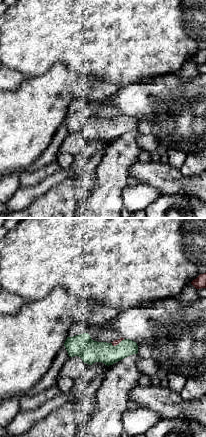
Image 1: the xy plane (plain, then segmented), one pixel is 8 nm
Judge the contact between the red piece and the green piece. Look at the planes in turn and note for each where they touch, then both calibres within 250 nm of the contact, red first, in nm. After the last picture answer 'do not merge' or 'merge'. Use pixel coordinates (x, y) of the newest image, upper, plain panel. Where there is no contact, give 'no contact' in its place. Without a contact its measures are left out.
meets red at (117, 120); 50 nm thick on the red side, 190 nm on the other

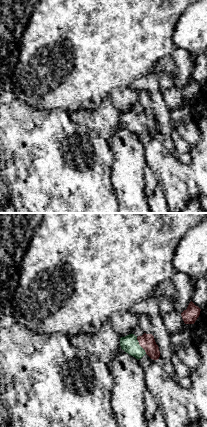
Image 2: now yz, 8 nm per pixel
meets red at (139, 120); 120 nm thick on the red side, 140 nm on the other

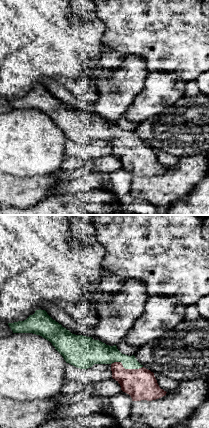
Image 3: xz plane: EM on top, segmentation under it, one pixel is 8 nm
meets red at (126, 145); 260 nm thick on the red side, 170 nm on the other

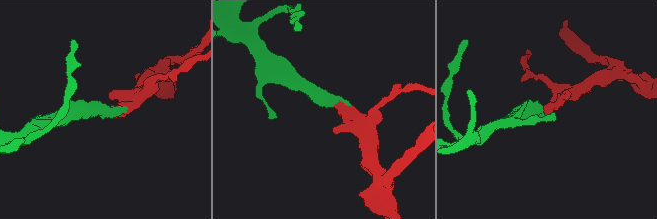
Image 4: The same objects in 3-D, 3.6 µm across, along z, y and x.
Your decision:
merge

